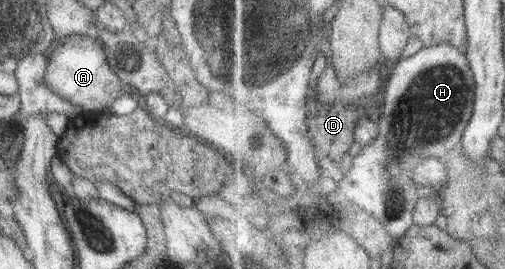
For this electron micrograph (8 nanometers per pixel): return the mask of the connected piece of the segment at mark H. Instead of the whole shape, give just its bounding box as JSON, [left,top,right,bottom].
[340,43,477,240]

